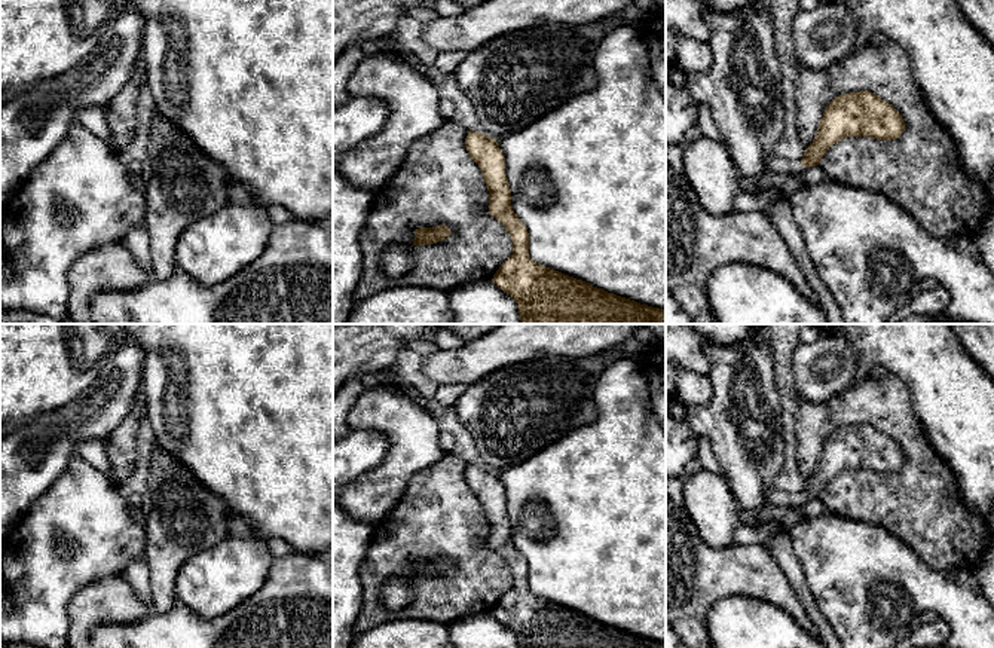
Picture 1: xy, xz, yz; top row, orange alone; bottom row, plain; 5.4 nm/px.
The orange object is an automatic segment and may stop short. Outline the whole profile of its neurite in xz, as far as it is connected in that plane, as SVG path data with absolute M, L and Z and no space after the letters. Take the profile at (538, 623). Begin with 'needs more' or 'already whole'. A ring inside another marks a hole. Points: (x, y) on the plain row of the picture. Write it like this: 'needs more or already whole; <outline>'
already whole; M468 464L465 480L487 519L489 547L511 569L513 587L492 614L514 632L520 648L666 648L666 642L640 638L533 594L527 562L511 538L505 490L498 474Z

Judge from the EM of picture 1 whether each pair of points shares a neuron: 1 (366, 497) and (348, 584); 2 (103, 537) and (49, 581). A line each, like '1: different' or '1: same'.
1: different
2: same

